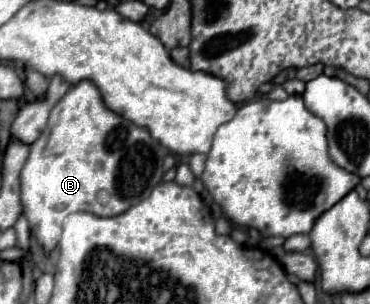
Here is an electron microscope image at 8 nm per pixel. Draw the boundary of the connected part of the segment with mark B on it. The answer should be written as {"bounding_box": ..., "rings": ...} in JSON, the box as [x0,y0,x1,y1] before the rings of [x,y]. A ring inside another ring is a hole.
{"bounding_box":[19,81,169,251],"rings":[[[79,81],[67,95],[51,109],[45,133],[31,143],[31,153],[25,167],[19,171],[19,201],[29,219],[29,227],[37,241],[51,251],[61,237],[61,223],[69,213],[89,211],[99,217],[119,215],[137,201],[149,197],[151,189],[161,183],[163,159],[169,151],[149,137],[147,129],[139,129],[129,119],[109,111],[101,99],[99,89],[91,81]]]}

